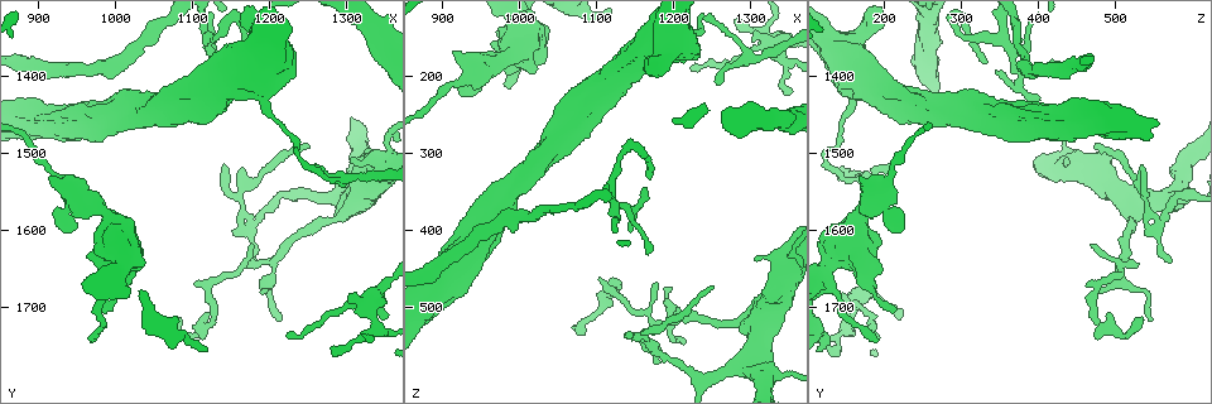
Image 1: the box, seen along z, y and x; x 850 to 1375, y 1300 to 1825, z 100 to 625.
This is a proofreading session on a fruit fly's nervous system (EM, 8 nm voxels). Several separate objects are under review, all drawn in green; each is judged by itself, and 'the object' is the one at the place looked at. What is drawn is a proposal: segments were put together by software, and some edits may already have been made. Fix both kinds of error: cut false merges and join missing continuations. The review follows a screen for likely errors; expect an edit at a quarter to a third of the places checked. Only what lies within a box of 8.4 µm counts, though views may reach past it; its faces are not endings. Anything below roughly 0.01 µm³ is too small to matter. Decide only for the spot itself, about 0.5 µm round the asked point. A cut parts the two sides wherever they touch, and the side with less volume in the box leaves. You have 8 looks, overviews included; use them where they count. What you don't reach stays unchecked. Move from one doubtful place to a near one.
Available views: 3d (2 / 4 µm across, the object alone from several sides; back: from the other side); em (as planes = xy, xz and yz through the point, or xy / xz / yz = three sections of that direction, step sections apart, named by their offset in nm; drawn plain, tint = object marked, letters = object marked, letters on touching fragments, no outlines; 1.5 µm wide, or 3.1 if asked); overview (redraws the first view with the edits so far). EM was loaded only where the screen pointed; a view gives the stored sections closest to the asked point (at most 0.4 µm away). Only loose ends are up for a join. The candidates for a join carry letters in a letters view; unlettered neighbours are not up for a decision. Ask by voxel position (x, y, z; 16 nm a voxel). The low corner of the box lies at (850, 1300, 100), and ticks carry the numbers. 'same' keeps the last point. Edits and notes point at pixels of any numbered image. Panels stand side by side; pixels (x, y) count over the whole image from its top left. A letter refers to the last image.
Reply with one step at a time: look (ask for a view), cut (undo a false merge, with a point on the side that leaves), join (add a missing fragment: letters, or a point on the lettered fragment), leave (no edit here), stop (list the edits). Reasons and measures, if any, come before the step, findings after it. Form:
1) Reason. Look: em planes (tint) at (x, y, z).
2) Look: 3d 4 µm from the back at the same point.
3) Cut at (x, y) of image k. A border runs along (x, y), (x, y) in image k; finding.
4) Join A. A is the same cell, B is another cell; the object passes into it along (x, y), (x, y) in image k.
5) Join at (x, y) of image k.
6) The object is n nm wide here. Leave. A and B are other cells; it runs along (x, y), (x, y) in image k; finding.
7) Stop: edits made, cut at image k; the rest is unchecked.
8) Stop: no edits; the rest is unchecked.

Free end. Look: 3d 4 µm at (1225, 1735, 185).

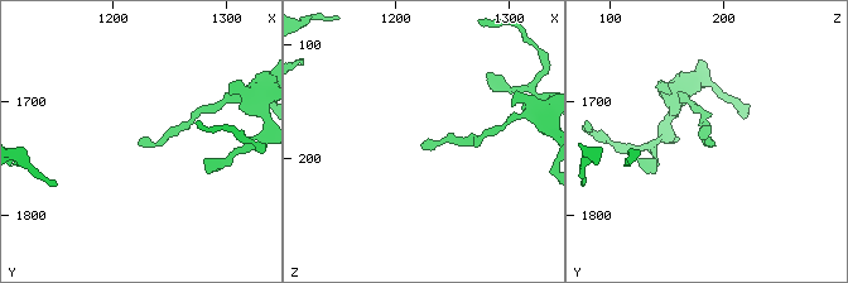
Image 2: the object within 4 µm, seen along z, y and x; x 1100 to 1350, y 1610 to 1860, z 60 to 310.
Need the tissue. Look: em planes (letters) at (1224, 1734, 190).

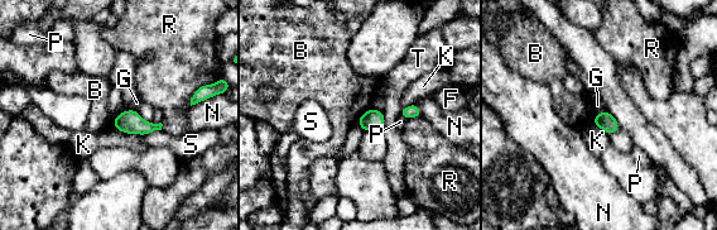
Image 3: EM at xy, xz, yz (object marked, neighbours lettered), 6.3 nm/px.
The object is 110 nm wide here. Leave. B, F, G, K, N, P, R, S and T are other cells; a border runs along (369, 108), (356, 121) in image 3; none of them fits.

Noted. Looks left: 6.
Thick turns thin. Look: em yz step 8 (tint) at (1195, 1445, 155).

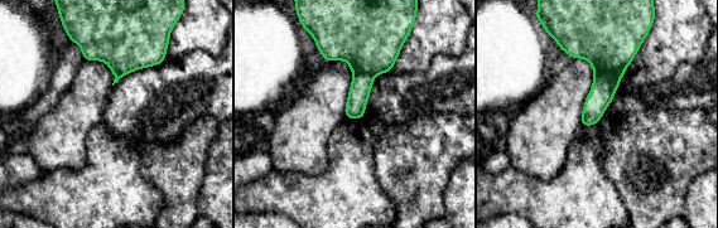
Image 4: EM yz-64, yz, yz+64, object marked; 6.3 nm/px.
Look: em planes (tint) at the same point.

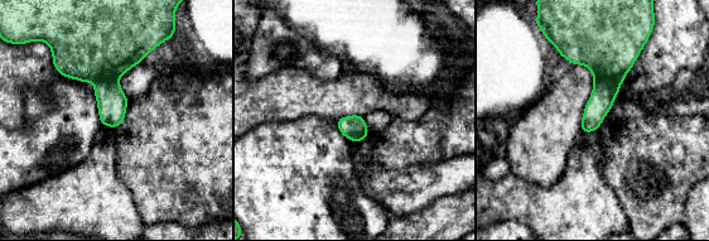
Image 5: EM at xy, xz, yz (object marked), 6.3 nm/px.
Look: em planes (letters) at the same point.

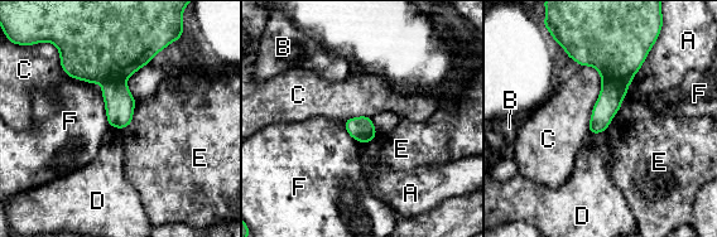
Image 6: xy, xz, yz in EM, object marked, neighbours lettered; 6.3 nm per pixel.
Cut at (612, 93) of image 6. A, B, C, D, E and F are other cells; a border runs along (602, 80), (615, 80), (628, 86) in image 6; two cells meet here.

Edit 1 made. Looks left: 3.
Free end. Look: 3d 4 µm at (1165, 1390, 345).

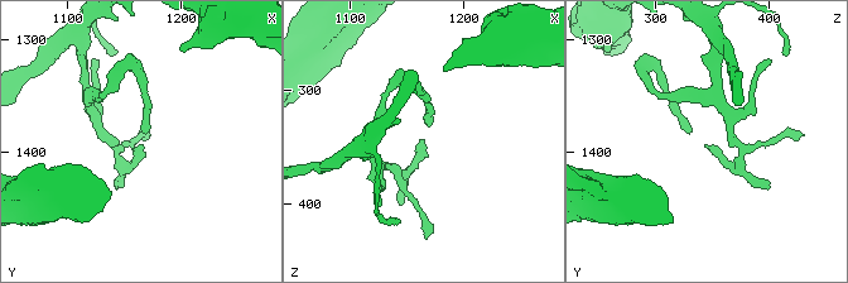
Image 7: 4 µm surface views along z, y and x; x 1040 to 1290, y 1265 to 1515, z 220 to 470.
Look: em planes (letters) at (1166, 1394, 344).

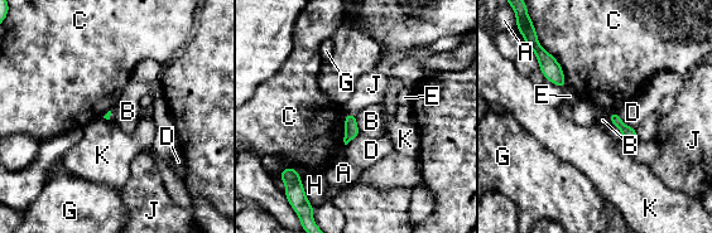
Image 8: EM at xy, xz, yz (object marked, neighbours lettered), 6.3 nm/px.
Leave. A, B, C, D, E, G, H, J and K are other cells; a border runs along (611, 111), (610, 121), (624, 140) in image 8; none of them fits.

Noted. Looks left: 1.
Stop: edits made, cut at image 6; the rest is unchecked.

